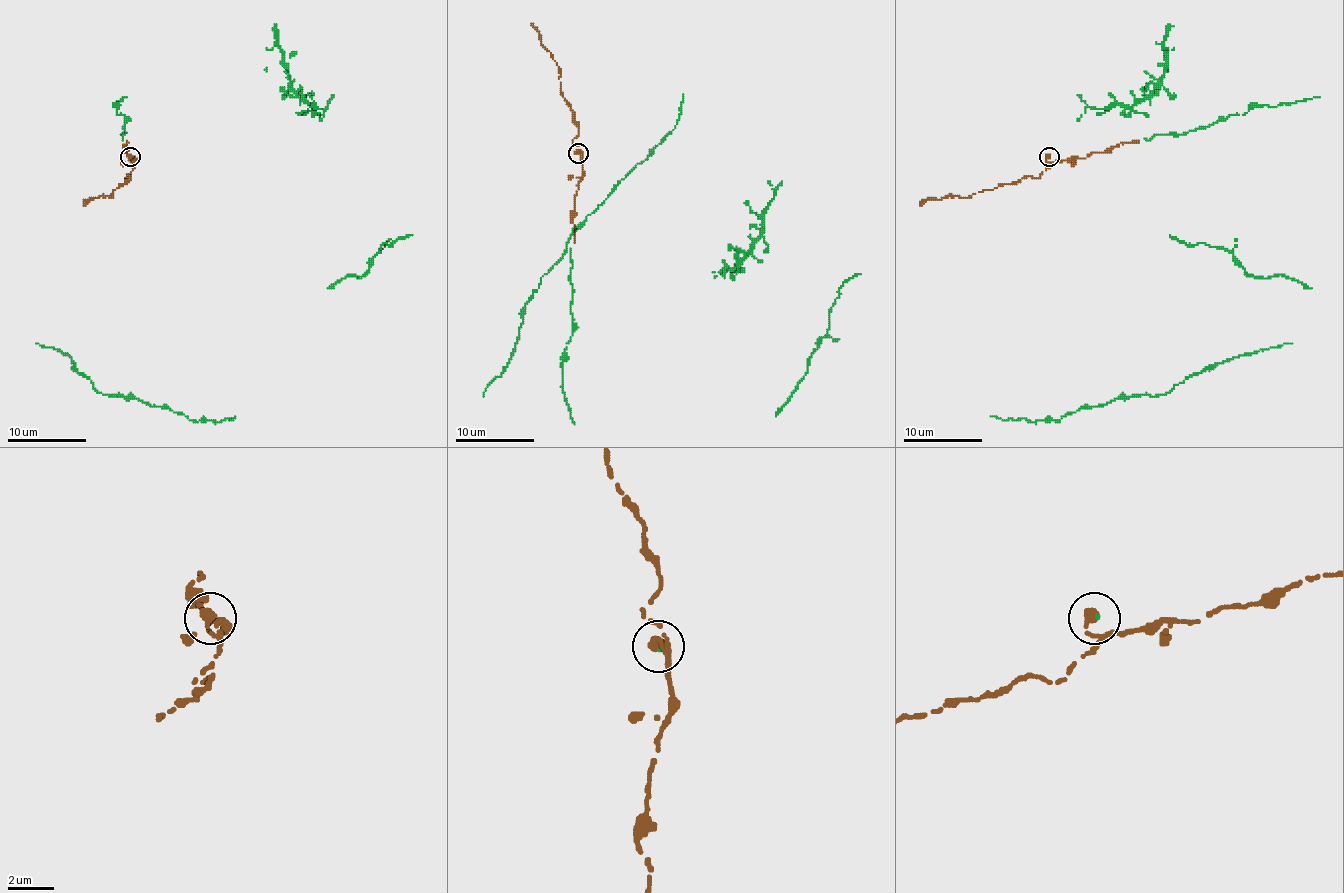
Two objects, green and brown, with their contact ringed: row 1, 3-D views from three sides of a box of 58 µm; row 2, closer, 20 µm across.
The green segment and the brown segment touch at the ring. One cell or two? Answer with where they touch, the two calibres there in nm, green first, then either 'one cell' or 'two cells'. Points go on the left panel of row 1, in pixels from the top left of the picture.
(130, 157) | 90/380 nm | one cell

